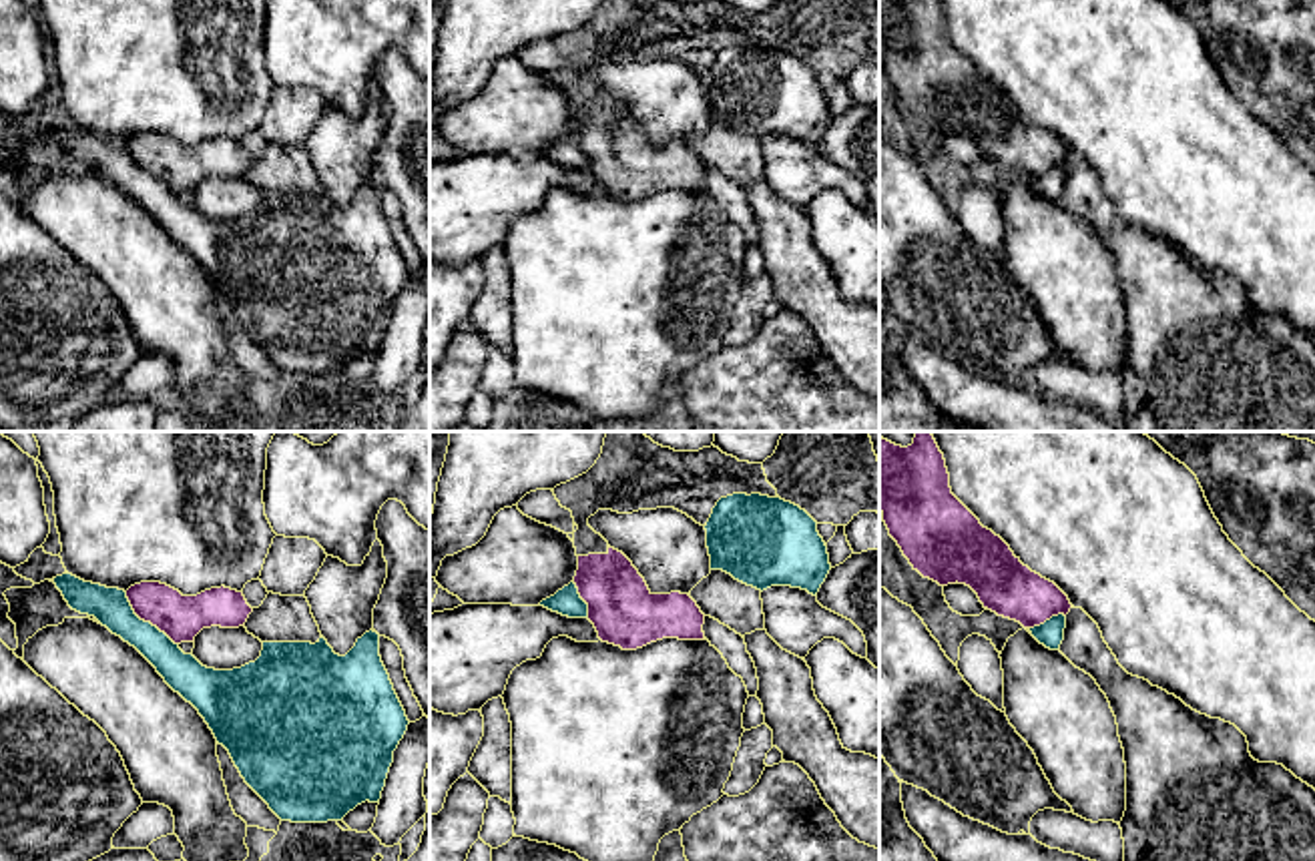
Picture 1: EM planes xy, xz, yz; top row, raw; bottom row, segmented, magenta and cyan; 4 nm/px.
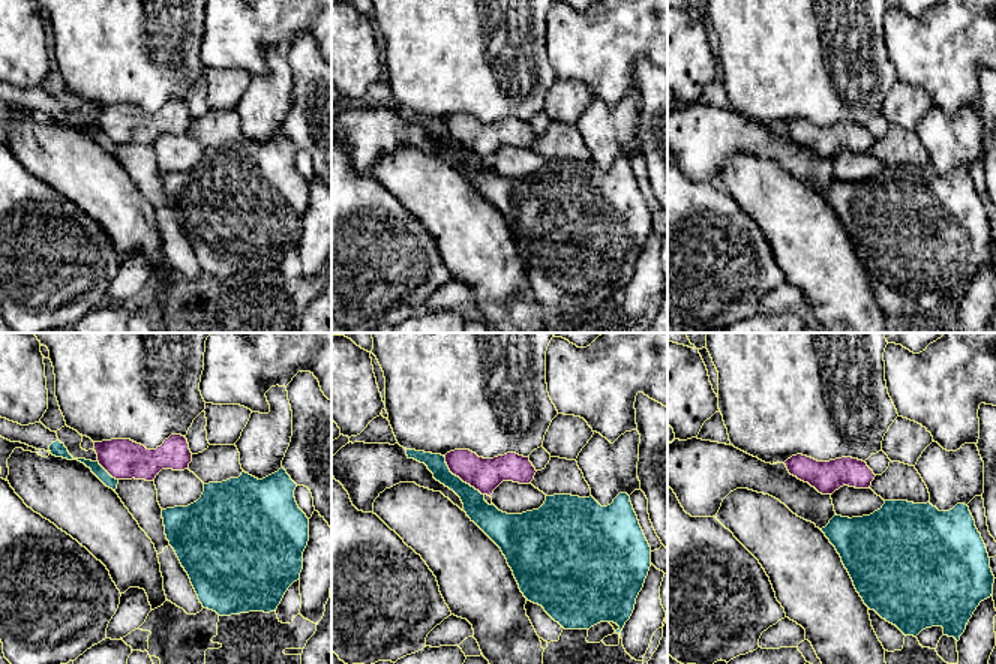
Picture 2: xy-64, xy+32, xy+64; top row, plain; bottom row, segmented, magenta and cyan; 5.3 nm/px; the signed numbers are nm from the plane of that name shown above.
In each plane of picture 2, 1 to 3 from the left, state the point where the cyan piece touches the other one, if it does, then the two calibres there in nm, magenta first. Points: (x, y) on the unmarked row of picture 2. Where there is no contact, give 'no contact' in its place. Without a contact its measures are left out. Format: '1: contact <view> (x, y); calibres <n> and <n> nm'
1: contact xy-64 (107, 135); calibres 220 and 60 nm
2: contact xy+32 (459, 141); calibres 180 and 140 nm
3: no contact

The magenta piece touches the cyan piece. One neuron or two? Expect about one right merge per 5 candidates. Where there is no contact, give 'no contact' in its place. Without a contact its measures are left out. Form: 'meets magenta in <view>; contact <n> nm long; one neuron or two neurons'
meets magenta in xy; contact 300 nm long; two neurons

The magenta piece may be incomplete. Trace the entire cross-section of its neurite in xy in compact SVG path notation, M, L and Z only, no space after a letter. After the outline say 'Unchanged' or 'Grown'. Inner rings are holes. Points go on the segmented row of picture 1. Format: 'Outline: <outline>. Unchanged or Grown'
Outline: M141 582L126 590L135 614L165 632L175 644L195 642L203 628L245 626L253 608L243 592L211 588L197 596L183 596L161 582Z. Unchanged

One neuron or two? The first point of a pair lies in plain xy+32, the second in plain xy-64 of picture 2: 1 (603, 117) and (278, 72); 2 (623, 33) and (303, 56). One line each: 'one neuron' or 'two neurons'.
1: one neuron
2: two neurons

